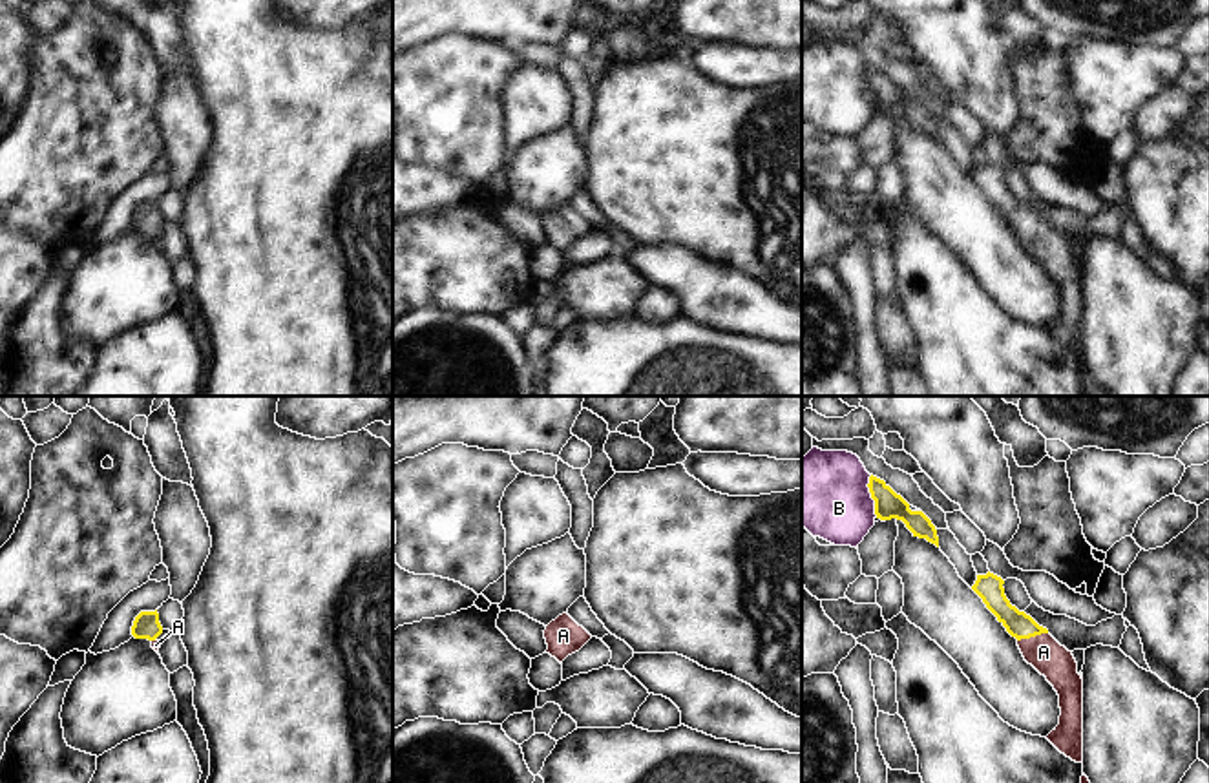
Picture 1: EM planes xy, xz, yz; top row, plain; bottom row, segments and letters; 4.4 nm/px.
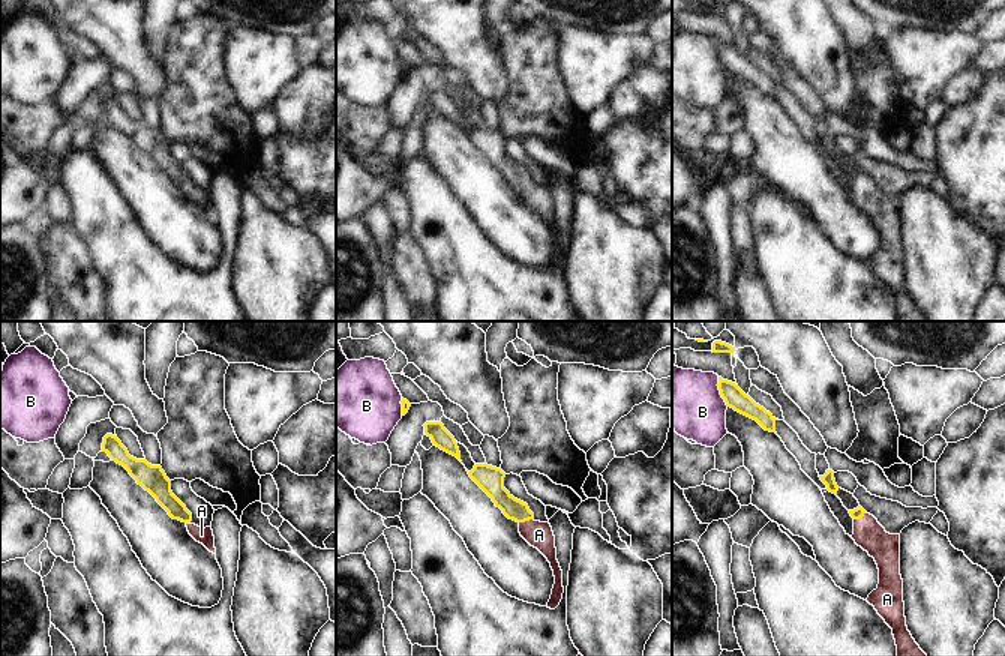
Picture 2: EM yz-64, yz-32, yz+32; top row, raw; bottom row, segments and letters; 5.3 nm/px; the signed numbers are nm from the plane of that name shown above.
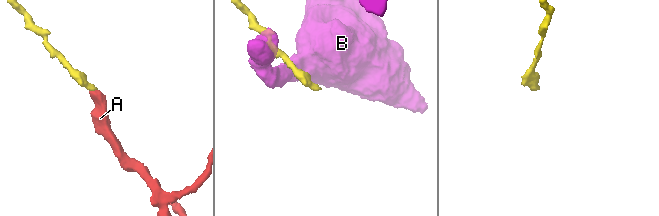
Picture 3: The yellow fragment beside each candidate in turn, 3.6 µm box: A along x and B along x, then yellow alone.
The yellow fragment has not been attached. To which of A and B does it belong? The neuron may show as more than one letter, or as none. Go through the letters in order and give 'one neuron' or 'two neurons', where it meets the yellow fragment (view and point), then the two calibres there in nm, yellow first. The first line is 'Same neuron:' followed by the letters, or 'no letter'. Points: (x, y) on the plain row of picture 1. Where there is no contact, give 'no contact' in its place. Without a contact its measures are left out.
Same neuron: A
A: one neuron; meets yellow in yz at (1032, 227); 120 nm thick on the yellow side, 160 nm on the other
B: two neurons; meets yellow in yz at (872, 86); 120 nm thick on the yellow side, 360 nm on the other

